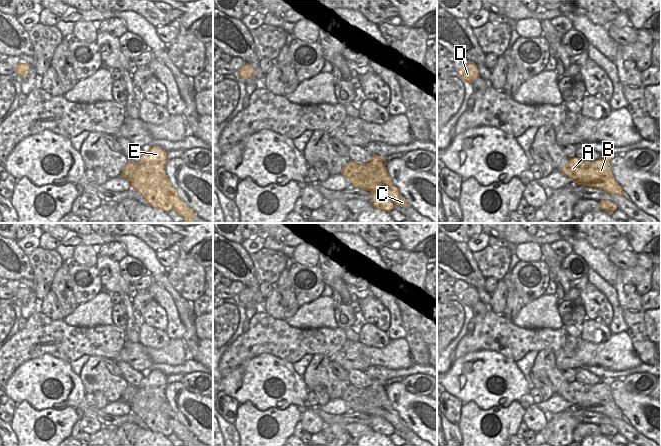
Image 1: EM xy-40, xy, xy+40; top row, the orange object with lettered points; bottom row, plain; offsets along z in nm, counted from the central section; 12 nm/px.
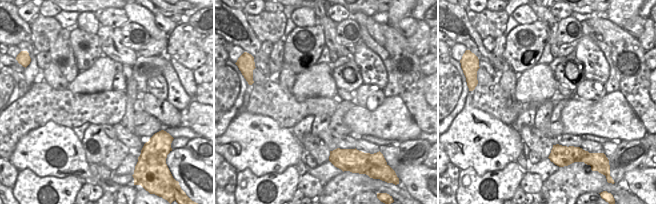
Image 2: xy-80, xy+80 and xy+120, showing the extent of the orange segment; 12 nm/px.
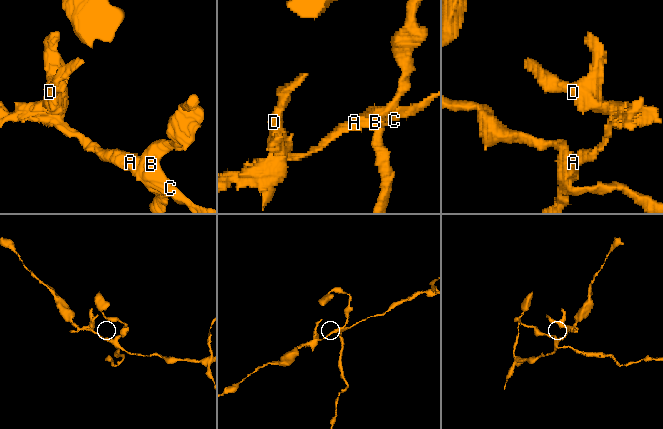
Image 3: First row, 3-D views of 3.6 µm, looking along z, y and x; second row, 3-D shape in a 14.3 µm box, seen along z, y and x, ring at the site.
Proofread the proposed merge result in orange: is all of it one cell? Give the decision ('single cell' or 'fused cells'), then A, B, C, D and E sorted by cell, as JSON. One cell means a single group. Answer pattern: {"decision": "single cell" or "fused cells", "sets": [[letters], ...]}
{"decision": "fused cells", "sets": [["A", "C", "D"], ["B", "E"]]}

